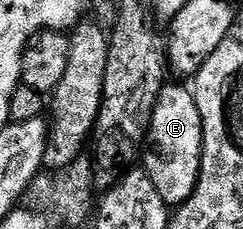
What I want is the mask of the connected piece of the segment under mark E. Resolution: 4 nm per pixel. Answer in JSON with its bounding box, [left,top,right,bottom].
[144,85,202,208]

